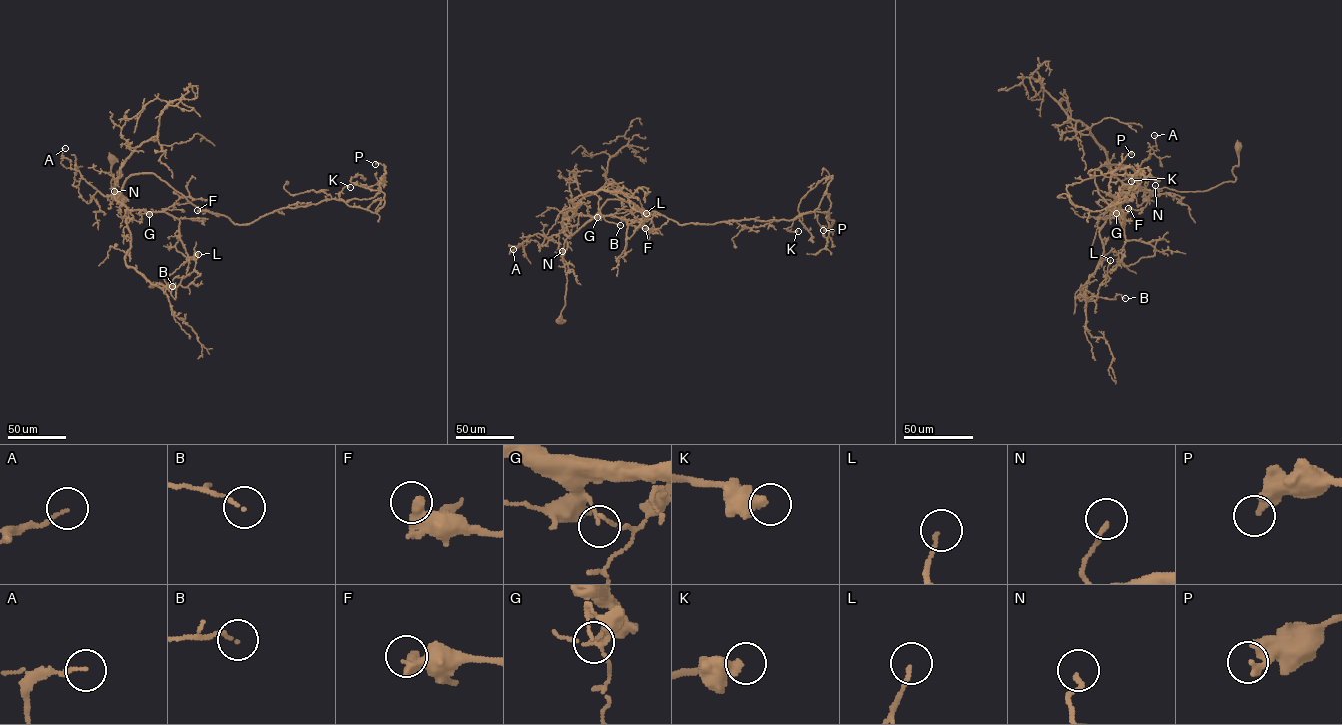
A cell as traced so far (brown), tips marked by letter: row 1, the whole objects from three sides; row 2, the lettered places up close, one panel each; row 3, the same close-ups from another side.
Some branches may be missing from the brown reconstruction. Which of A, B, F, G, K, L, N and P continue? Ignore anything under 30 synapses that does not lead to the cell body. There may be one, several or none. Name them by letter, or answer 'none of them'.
none of them

